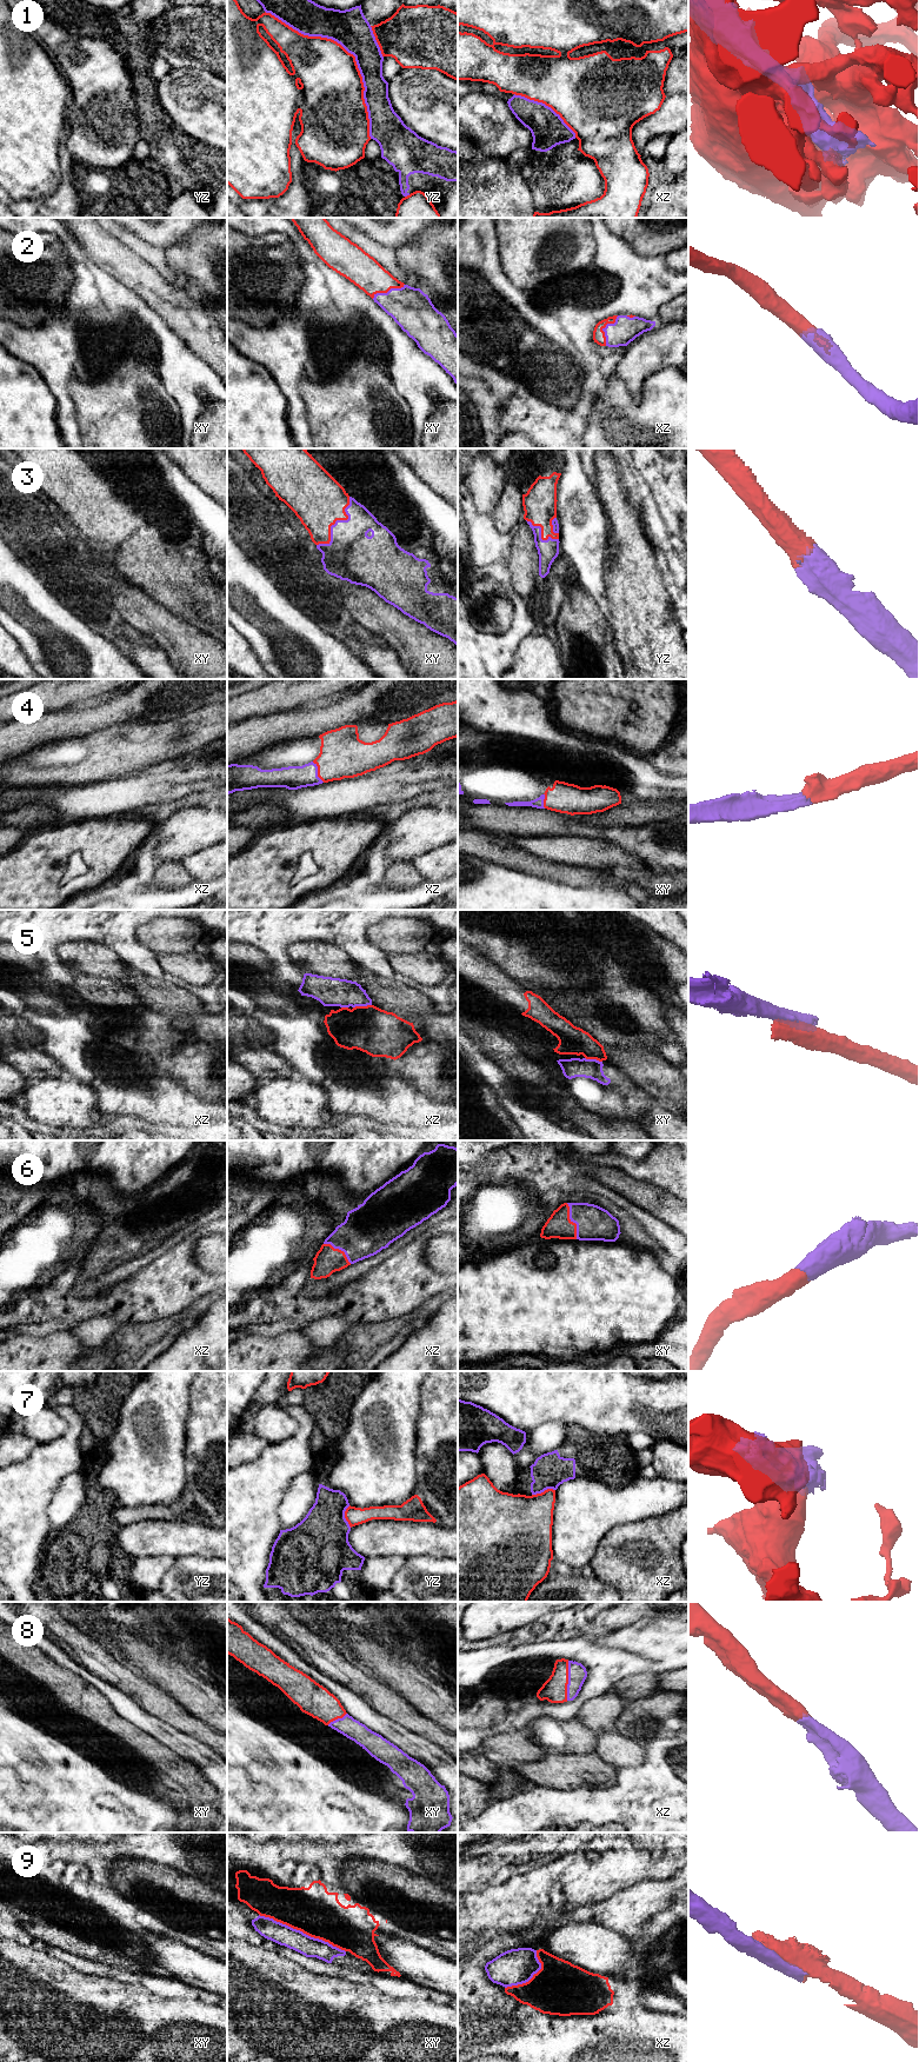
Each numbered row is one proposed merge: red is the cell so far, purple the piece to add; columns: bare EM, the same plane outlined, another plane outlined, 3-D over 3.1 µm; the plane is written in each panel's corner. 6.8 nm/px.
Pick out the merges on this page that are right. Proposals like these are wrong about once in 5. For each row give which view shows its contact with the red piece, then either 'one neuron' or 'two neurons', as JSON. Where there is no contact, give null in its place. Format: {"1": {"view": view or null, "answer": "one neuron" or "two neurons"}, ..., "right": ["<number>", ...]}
{"1": {"view": "yz", "answer": "two neurons"}, "2": {"view": "xz", "answer": "one neuron"}, "3": {"view": "xy", "answer": "one neuron"}, "4": {"view": "xz", "answer": "one neuron"}, "5": {"view": "xz", "answer": "two neurons"}, "6": {"view": "xy", "answer": "one neuron"}, "7": {"view": "xz", "answer": "two neurons"}, "8": {"view": "xz", "answer": "one neuron"}, "9": {"view": "xy", "answer": "one neuron"}, "right": ["2", "3", "4", "6", "8", "9"]}

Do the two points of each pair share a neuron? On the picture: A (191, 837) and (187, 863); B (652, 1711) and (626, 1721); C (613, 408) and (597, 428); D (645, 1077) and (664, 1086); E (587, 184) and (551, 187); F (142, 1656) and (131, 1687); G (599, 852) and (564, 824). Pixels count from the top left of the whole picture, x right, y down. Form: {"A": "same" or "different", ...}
{"A": "different", "B": "same", "C": "same", "D": "same", "E": "same", "F": "different", "G": "different"}

